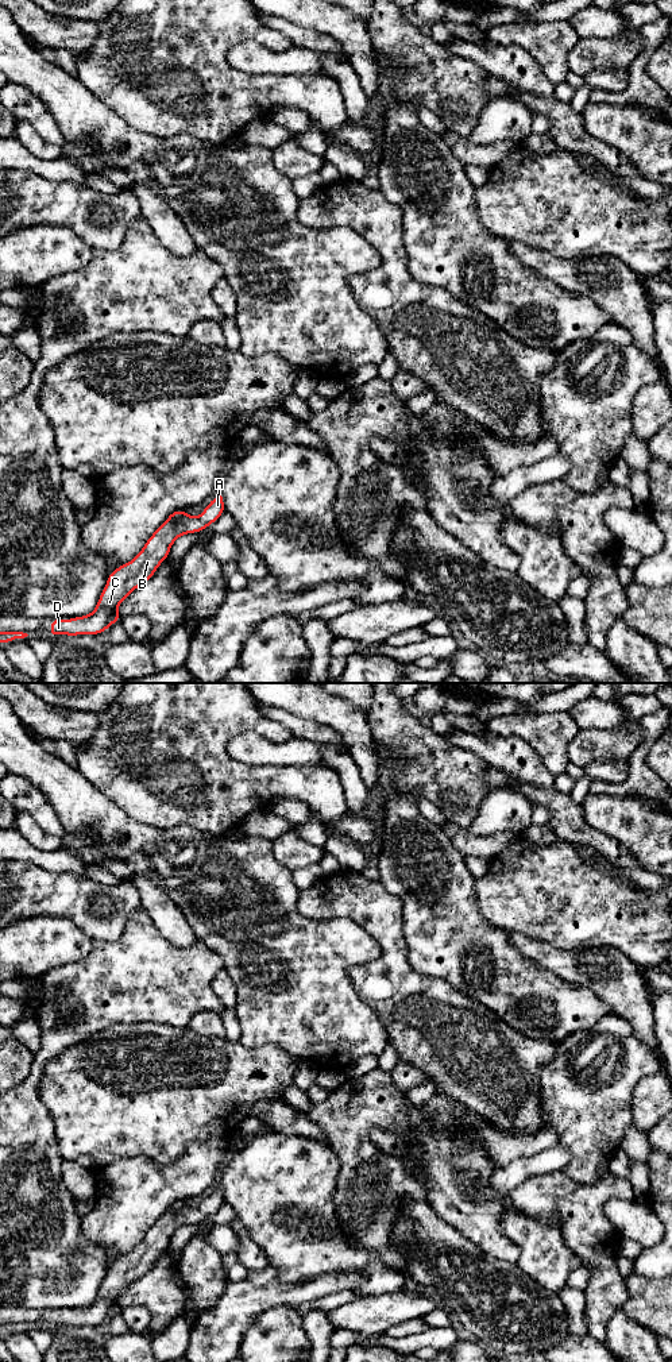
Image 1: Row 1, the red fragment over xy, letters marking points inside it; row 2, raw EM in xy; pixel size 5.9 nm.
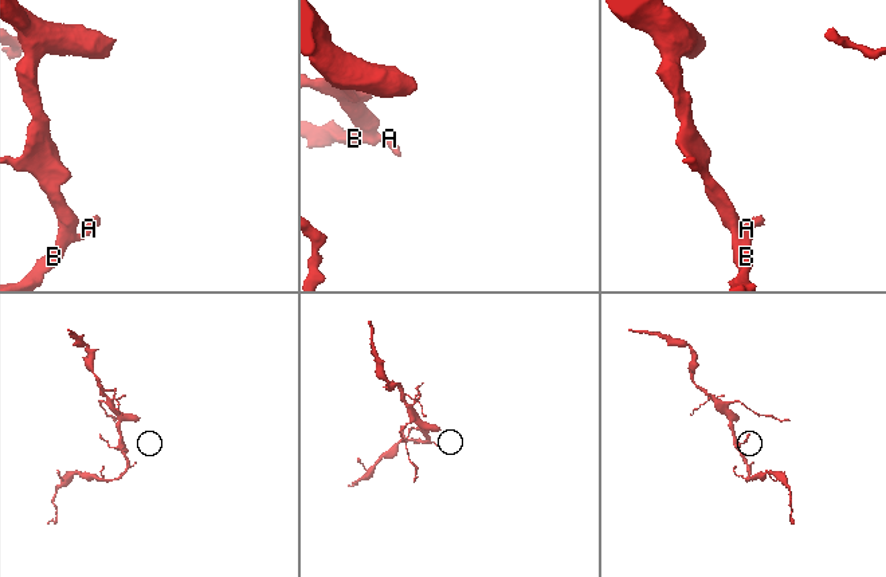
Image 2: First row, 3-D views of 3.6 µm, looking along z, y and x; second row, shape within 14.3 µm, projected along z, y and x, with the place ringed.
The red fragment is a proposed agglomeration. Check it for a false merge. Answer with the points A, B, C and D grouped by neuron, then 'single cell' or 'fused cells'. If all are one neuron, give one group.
groups A B C D; single cell

